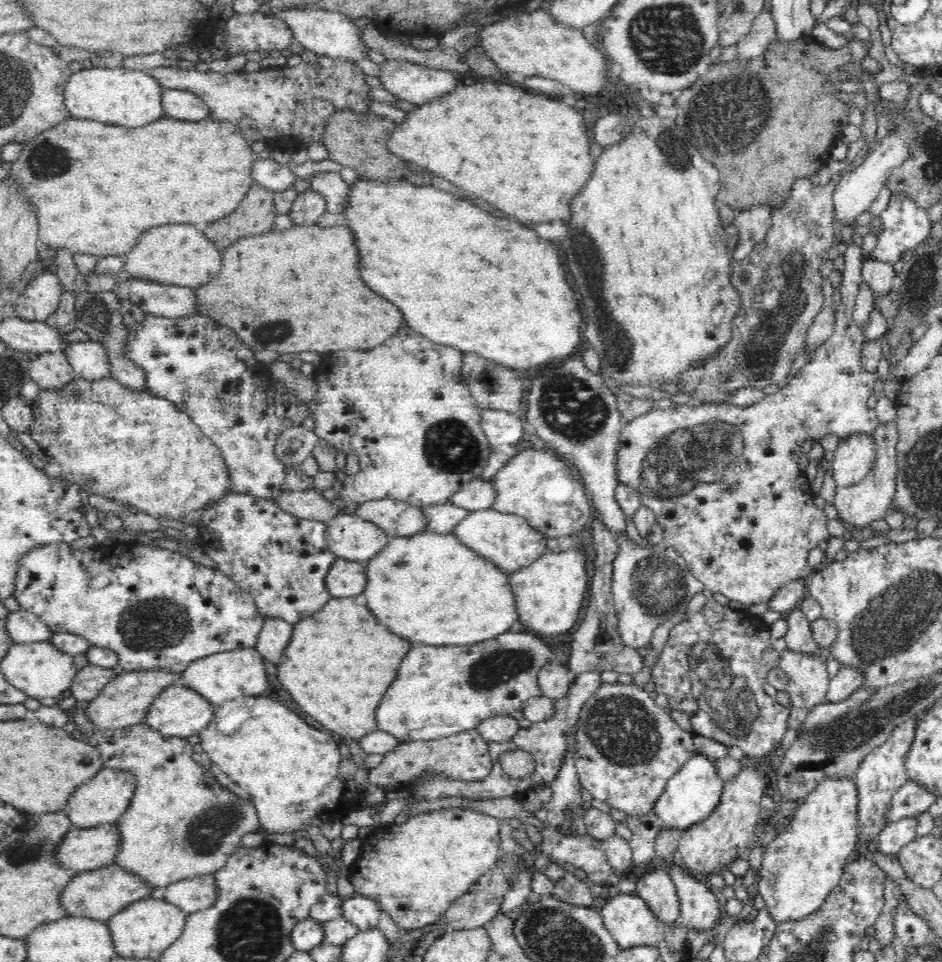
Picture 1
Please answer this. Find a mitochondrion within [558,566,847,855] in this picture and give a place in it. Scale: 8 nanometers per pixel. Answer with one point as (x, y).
(710, 685)

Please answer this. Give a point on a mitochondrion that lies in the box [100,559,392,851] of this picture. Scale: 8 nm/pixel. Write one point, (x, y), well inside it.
(153, 625)

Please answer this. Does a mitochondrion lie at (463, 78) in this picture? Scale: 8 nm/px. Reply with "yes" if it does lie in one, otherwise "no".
no

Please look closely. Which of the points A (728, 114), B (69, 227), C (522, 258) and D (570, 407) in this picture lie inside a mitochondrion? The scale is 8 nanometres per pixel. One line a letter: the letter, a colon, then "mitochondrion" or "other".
A: mitochondrion
B: other
C: other
D: mitochondrion

